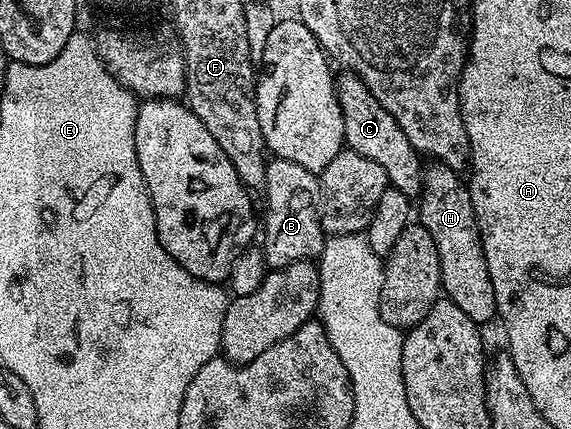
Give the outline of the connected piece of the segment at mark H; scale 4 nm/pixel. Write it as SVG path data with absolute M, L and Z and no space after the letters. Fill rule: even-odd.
M438 161L428 165L422 170L424 188L418 195L418 222L426 228L426 232L430 232L430 240L434 240L434 248L438 248L440 285L446 297L458 304L458 308L462 308L462 312L466 312L470 320L485 324L484 322L497 317L496 301L472 197L465 179L460 179L461 175L457 171Z

